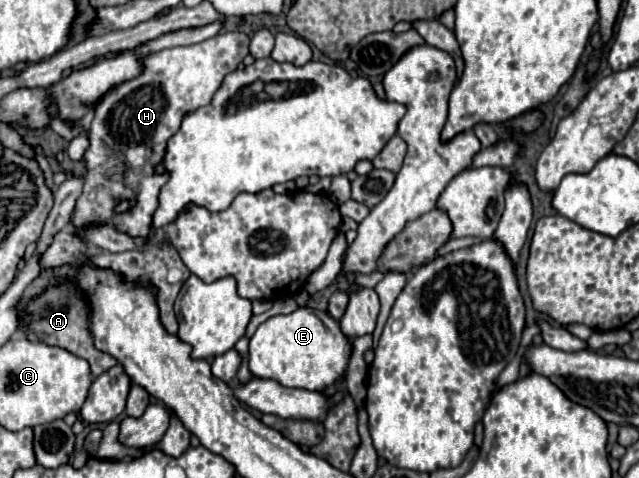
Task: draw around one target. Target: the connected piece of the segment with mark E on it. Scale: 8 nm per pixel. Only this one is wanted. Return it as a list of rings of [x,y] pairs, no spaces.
[[[298,308],[292,314],[286,316],[274,316],[268,318],[264,324],[258,326],[256,334],[250,338],[250,354],[248,354],[248,366],[250,372],[256,378],[268,378],[276,380],[286,388],[304,388],[304,390],[324,390],[336,382],[342,382],[346,378],[346,368],[350,360],[352,344],[342,334],[340,324],[322,310],[310,310],[310,308]]]

